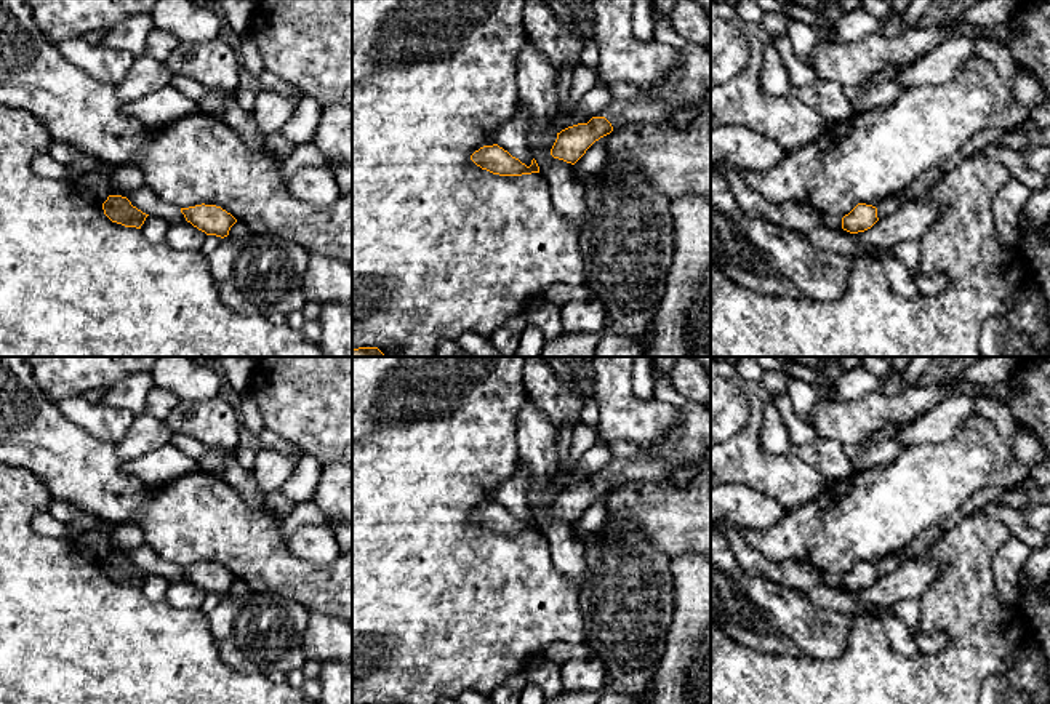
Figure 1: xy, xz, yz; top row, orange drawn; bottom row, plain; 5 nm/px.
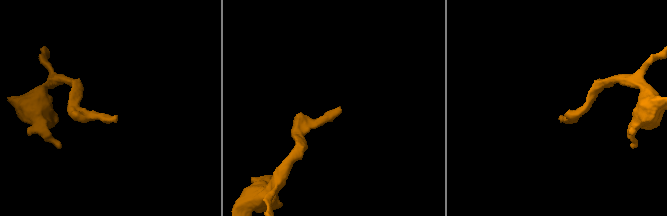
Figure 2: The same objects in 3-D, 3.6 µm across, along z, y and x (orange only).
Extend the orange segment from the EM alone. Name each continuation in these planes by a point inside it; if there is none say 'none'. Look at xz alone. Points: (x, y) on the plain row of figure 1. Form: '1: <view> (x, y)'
1: xz (690, 440)

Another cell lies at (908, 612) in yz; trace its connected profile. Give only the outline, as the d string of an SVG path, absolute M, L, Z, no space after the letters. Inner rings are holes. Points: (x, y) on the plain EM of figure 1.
M900 602L890 608L890 611L900 618L904 626L914 632L920 622L920 605L919 602Z

